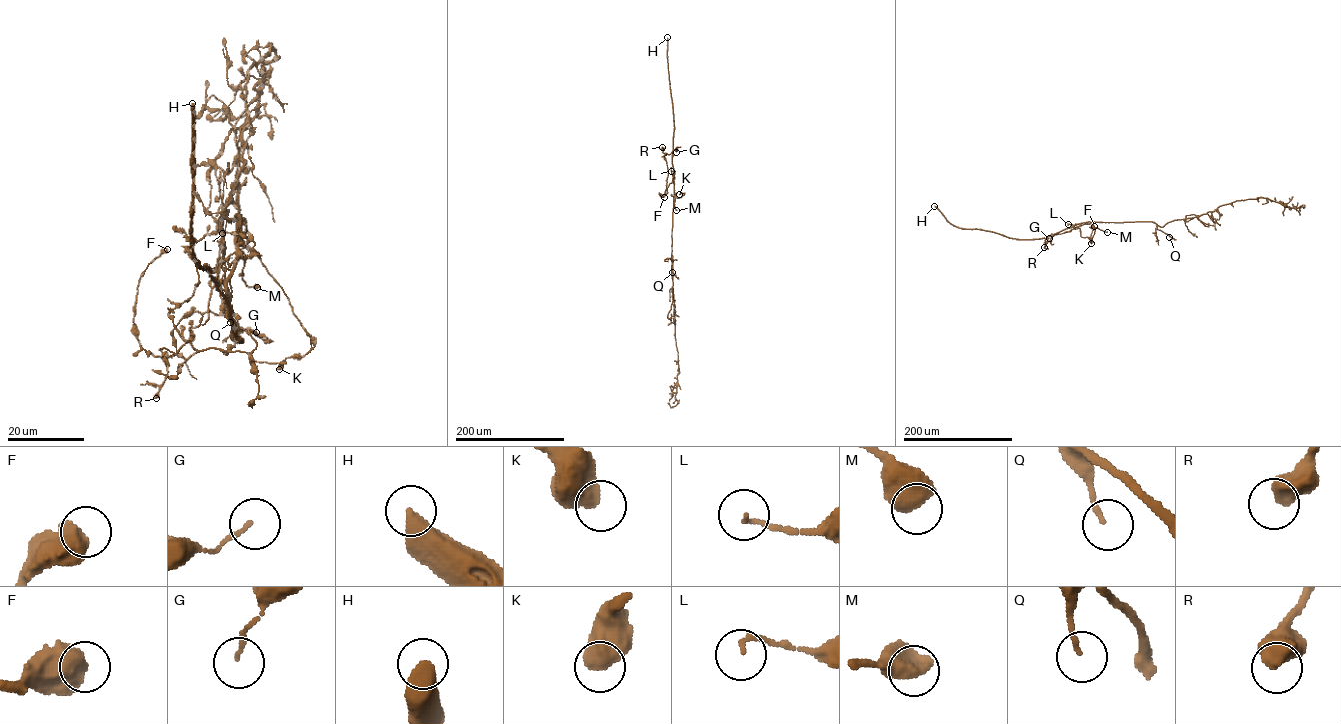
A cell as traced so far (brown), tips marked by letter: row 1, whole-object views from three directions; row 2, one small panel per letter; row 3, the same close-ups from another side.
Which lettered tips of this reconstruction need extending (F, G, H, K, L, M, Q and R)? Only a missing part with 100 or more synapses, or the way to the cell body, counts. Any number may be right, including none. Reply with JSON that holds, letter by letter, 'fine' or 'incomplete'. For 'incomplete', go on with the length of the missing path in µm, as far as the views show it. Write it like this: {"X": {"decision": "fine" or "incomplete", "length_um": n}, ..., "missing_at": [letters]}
{"F": {"decision": "fine"}, "G": {"decision": "fine"}, "H": {"decision": "incomplete", "length_um": 350}, "K": {"decision": "fine"}, "L": {"decision": "fine"}, "M": {"decision": "fine"}, "Q": {"decision": "fine"}, "R": {"decision": "fine"}, "missing_at": ["H"]}

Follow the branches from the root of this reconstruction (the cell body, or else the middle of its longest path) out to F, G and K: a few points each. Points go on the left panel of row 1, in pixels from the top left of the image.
F: (224, 217), (239, 214), (237, 256), (220, 262), (208, 319), (162, 359), (134, 316), (138, 280), (167, 249)
G: (224, 217), (229, 221), (239, 214), (236, 260), (227, 281), (227, 313), (237, 325), (259, 335), (256, 332)
K: (224, 217), (229, 221), (238, 214), (242, 219), (257, 256), (310, 337), (311, 348), (287, 358), (279, 369)

